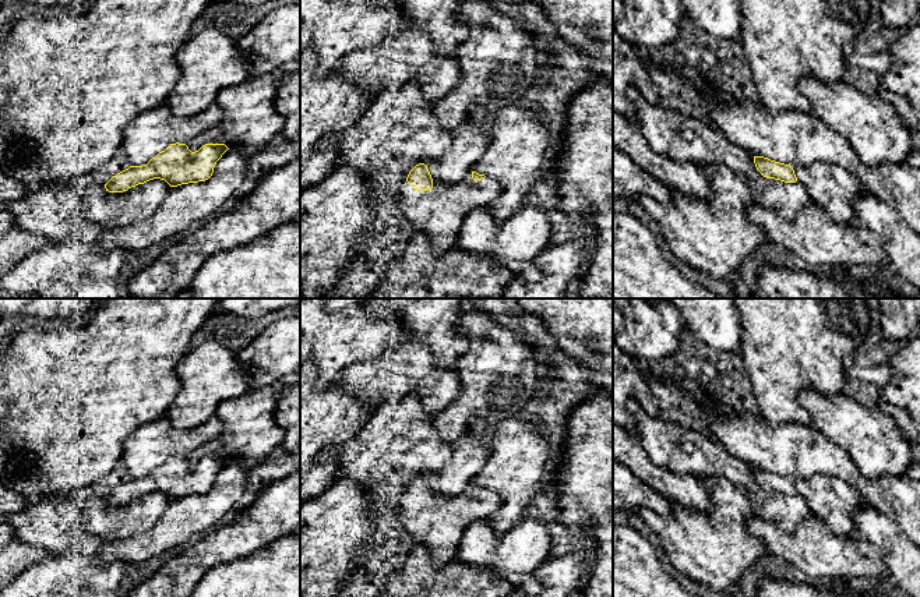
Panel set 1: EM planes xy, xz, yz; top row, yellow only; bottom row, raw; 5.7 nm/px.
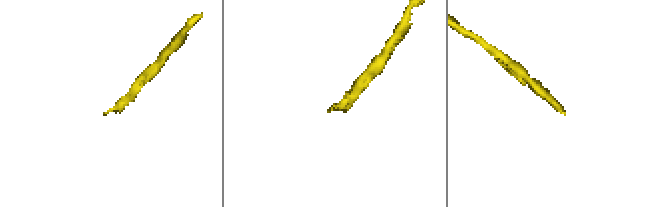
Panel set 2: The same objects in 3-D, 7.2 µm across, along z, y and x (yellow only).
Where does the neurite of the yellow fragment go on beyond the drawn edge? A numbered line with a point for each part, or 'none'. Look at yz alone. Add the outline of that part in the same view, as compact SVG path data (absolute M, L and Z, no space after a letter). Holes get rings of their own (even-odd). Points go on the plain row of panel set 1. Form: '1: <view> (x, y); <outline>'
1: yz (831, 500); M815 474L793 480L797 495L814 516L821 519L833 534L850 537L857 531L854 513L867 502L847 483L836 477Z

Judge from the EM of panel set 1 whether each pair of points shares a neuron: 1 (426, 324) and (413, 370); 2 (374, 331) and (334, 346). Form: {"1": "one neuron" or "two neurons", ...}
{"1": "two neurons", "2": "one neuron"}

